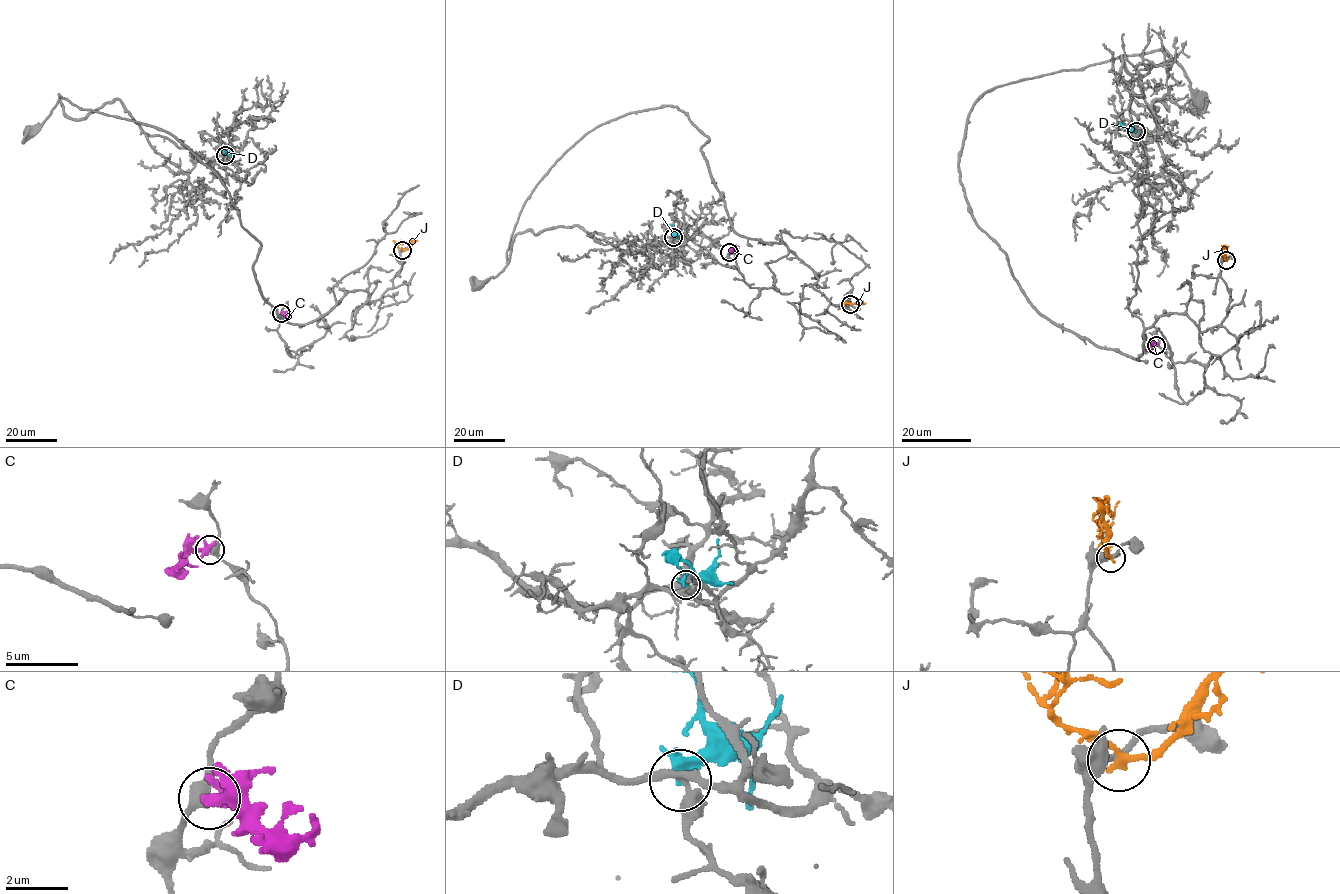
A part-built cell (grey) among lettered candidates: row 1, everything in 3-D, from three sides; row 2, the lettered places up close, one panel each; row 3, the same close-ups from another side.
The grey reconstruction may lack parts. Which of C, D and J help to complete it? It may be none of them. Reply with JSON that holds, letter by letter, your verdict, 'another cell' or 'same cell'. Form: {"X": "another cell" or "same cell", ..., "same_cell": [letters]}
{"C": "another cell", "D": "another cell", "J": "another cell", "same_cell": []}

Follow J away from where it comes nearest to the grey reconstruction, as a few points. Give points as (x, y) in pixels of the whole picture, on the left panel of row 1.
J: (402, 250), (417, 241)

